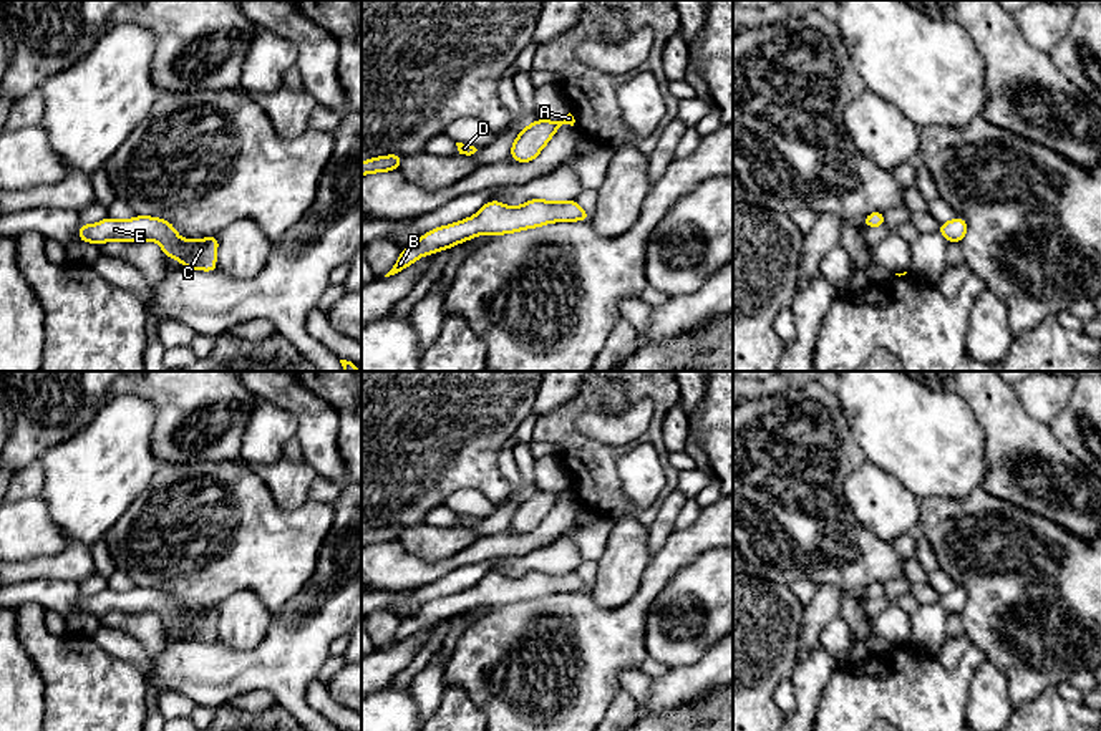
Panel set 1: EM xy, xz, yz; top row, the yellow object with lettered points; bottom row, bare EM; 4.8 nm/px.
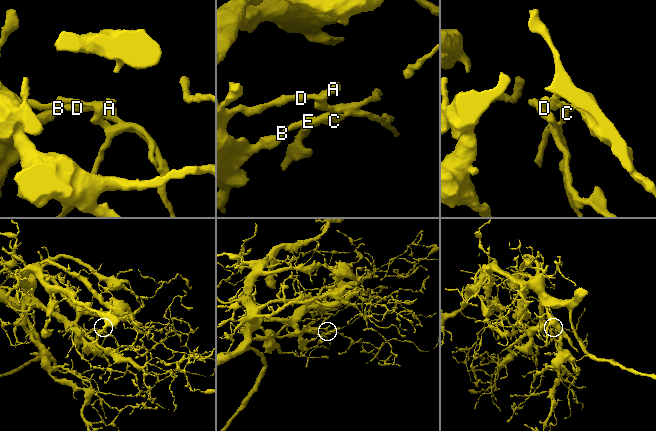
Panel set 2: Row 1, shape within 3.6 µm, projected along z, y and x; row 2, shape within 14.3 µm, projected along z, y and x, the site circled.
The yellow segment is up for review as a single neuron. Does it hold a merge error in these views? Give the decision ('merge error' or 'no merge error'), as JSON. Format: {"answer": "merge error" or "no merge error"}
{"answer": "no merge error"}

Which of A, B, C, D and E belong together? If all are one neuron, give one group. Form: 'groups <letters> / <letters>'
groups A B C D E

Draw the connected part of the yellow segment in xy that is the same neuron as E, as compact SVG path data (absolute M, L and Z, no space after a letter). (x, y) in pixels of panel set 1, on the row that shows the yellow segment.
M136 215L134 219L114 220L104 217L101 222L78 229L78 240L103 245L109 240L143 242L154 240L162 254L177 259L189 270L207 270L217 274L216 255L219 235L187 240L181 239L174 225L159 217Z

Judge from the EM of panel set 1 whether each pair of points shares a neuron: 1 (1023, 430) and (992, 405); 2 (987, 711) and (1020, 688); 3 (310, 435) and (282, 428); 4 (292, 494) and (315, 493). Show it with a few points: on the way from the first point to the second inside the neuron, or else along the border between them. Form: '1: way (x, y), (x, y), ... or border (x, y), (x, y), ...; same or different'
1: way (1015, 428), (1000, 413); same
2: border (990, 662), (1005, 677), (1007, 698), (1013, 708); different
3: border (271, 401), (295, 416), (297, 435); different
4: border (317, 476), (309, 488), (307, 498); different

